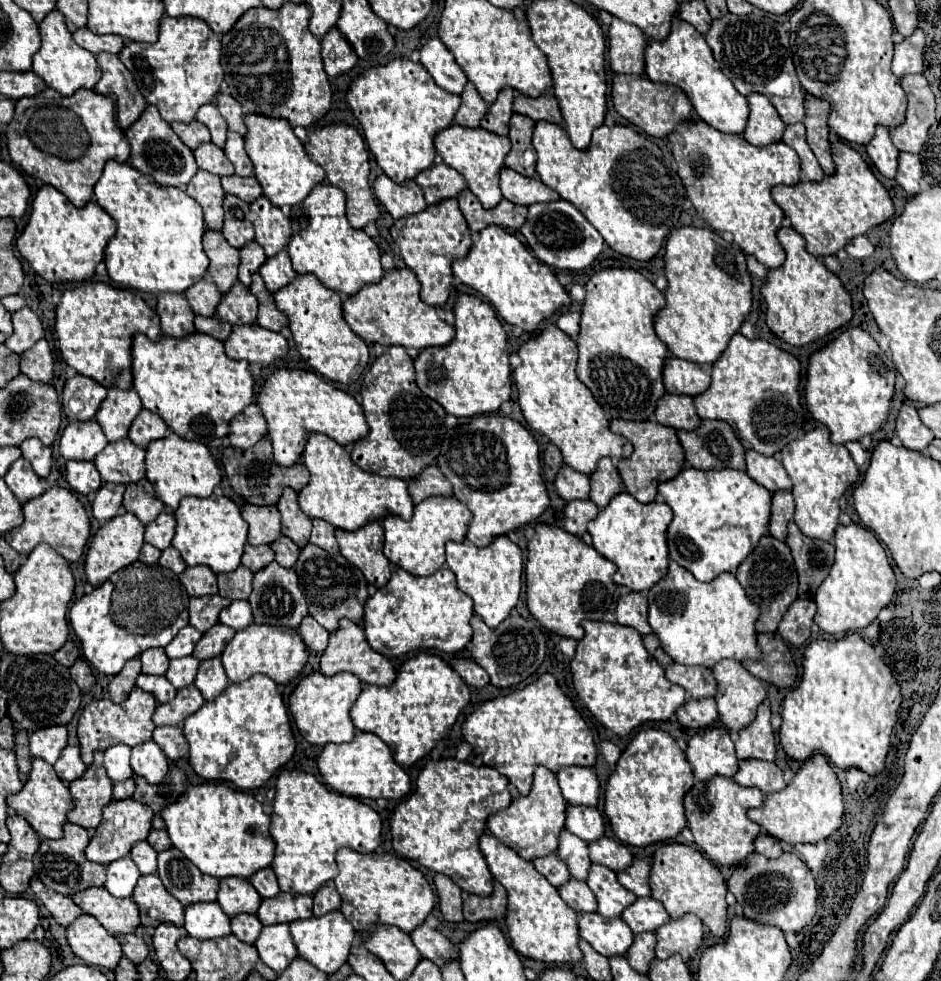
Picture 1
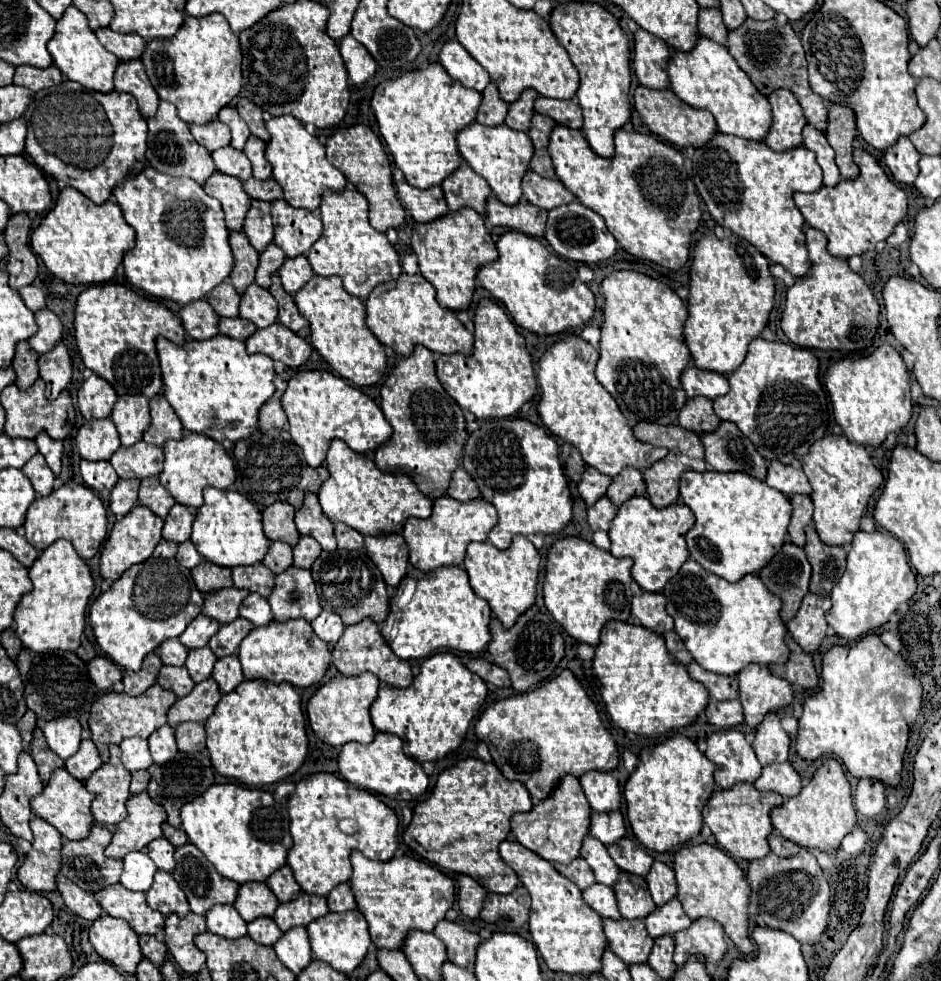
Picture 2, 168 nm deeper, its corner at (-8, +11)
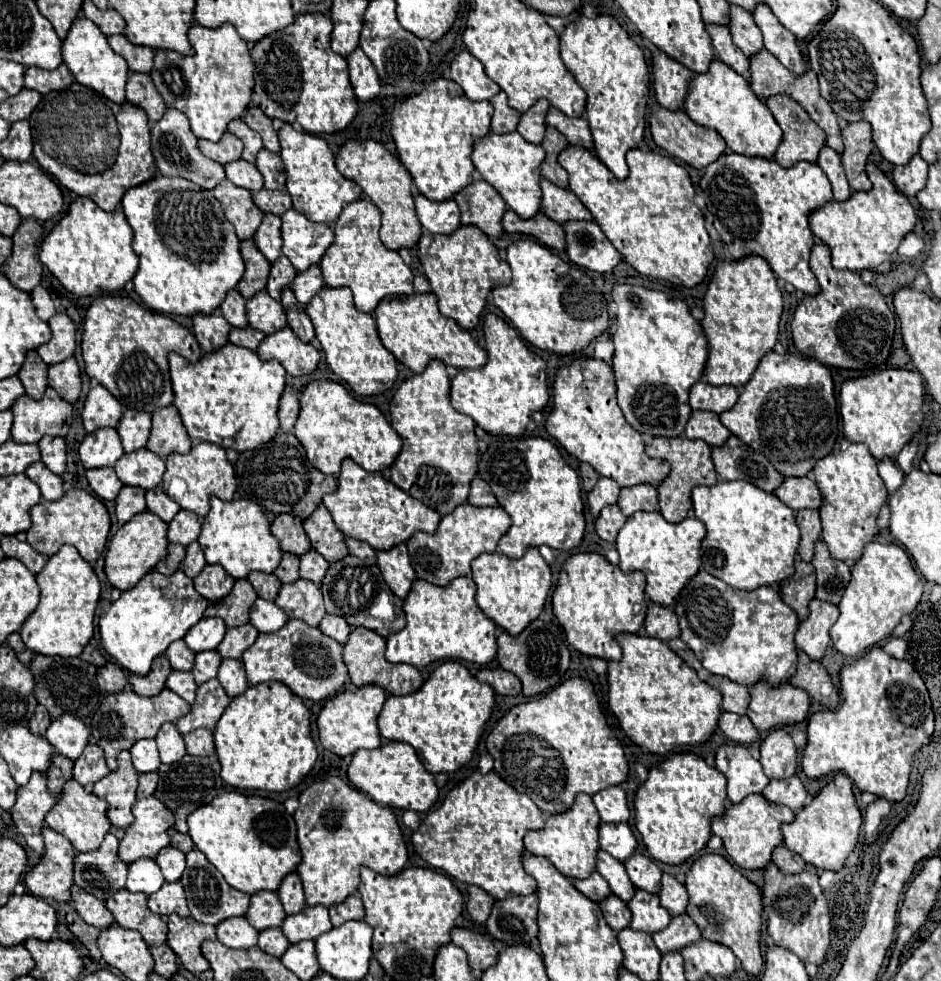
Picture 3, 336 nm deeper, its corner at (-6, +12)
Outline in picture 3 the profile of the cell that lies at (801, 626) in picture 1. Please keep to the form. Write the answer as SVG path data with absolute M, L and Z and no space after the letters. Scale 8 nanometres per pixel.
M811 599L809 617L799 623L797 633L795 633L797 649L807 653L809 659L821 661L829 643L829 629L837 621L837 617L839 617L837 605Z

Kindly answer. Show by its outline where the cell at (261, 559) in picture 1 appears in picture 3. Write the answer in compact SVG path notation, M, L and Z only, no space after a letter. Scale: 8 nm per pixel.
M283 553L279 567L273 571L281 583L291 583L295 579L299 579L299 557L291 555L291 553Z

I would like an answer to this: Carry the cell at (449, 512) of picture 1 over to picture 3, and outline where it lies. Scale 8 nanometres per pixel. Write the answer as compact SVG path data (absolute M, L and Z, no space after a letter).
M463 503L455 507L453 513L441 517L439 529L435 533L417 531L407 541L411 565L419 579L425 579L433 585L447 585L459 575L471 573L471 561L481 553L493 553L499 537L511 525L509 515L501 507L475 507Z

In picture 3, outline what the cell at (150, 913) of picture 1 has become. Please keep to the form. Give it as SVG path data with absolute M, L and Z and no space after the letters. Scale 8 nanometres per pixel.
M179 881L163 883L163 887L149 895L149 909L159 915L171 915L177 913L181 917L187 917L187 901L183 895L183 887Z

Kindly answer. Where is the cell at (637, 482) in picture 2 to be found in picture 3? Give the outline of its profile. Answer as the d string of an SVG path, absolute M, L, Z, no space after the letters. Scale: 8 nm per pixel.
M651 483L621 487L617 505L625 517L633 515L635 511L657 511L657 489Z

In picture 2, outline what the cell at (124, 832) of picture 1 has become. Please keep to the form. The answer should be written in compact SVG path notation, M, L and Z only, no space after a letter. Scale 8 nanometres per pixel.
M147 792L131 796L127 800L127 812L127 818L117 824L113 840L105 850L107 858L123 860L125 854L139 852L163 836L161 824L167 820L167 812L161 804L155 804Z

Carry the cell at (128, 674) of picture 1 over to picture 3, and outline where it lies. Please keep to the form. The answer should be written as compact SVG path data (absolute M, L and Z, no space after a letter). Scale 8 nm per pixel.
M159 655L159 659L155 659L155 663L151 665L151 671L147 675L131 675L129 685L135 693L151 697L165 687L165 679L169 673L171 673L171 665L167 657Z

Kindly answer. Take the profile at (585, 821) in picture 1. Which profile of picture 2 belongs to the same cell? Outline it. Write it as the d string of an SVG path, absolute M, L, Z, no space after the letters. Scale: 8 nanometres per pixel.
M593 812L591 816L591 832L593 838L603 842L605 846L615 844L625 836L625 822L621 812Z

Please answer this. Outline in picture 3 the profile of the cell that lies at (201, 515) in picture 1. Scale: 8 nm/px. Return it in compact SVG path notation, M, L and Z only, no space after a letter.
M211 497L211 509L203 519L197 541L203 547L207 563L225 567L225 571L235 579L245 579L249 571L273 573L281 559L279 541L271 535L263 509L247 499L223 501L219 497Z

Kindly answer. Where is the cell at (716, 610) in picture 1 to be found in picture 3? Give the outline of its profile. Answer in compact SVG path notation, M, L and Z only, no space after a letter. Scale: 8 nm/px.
M699 571L679 591L675 615L681 627L679 637L709 673L729 677L741 685L753 685L759 677L771 683L787 681L797 669L793 635L799 621L795 611L781 601L773 587L763 585L753 591L741 591L707 571Z

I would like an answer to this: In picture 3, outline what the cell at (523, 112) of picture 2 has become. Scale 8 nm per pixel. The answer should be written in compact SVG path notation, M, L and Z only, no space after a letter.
M539 99L533 107L521 113L517 123L517 133L527 139L529 143L541 143L545 131L545 113L549 109L547 99Z

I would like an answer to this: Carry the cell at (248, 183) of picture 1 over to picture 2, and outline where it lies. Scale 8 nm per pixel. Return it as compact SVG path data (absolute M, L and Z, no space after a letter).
M249 178L243 182L245 192L255 198L255 200L265 200L265 202L273 202L273 200L281 200L283 192L281 186L269 178L269 180L257 180L257 178Z

